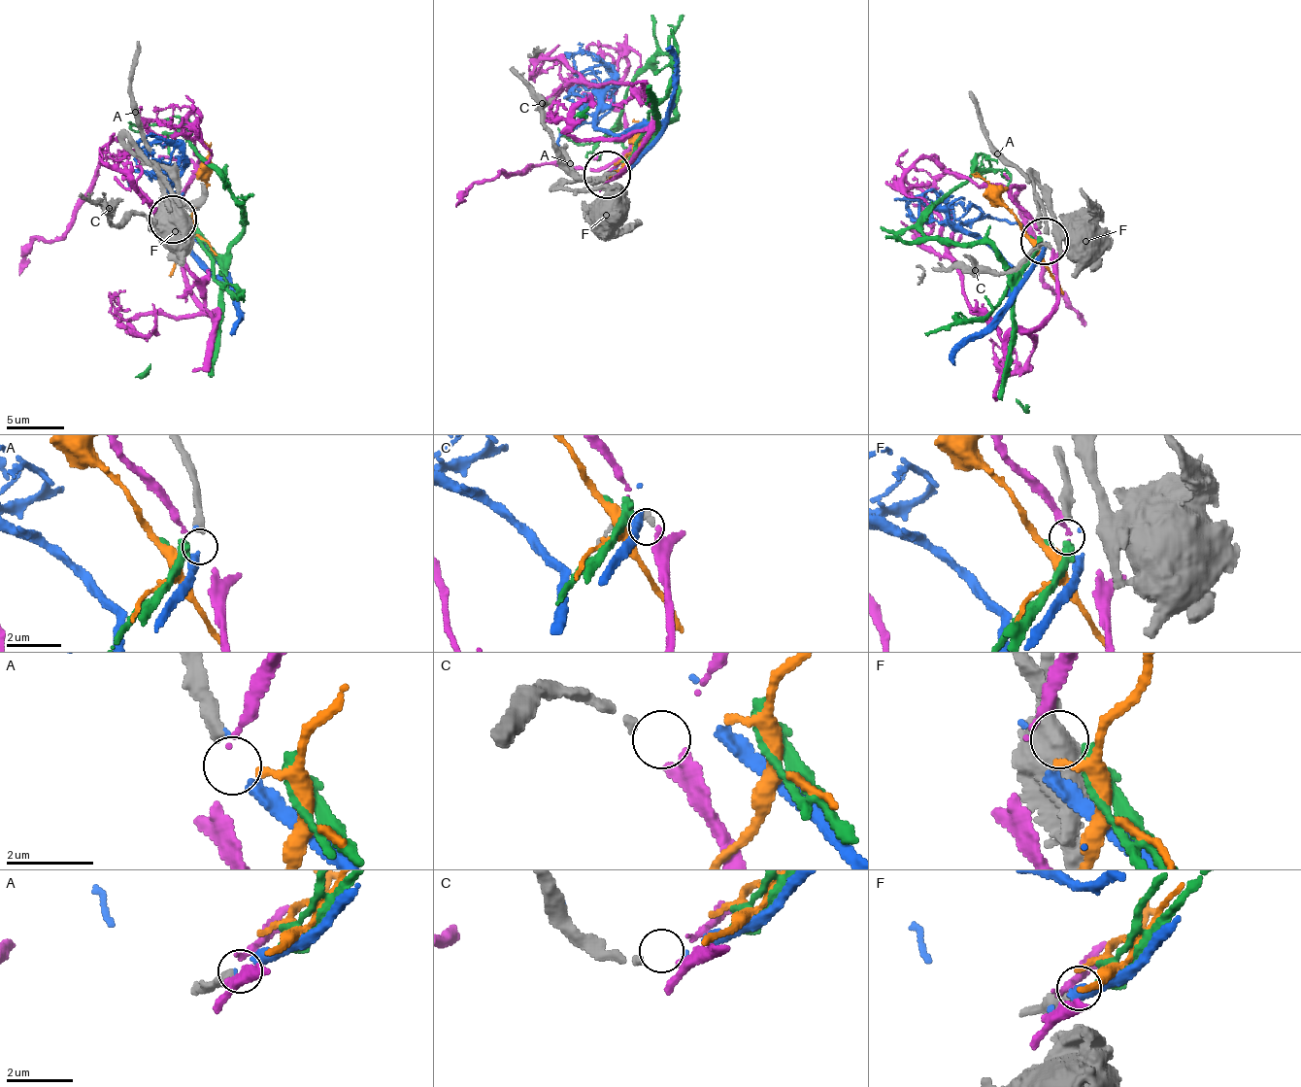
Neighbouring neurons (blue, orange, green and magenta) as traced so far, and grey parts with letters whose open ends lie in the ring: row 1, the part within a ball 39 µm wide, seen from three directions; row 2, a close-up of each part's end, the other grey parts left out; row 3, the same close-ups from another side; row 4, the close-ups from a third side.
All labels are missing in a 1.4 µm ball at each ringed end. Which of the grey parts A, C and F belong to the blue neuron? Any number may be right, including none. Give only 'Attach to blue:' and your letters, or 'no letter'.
Attach to blue: A

